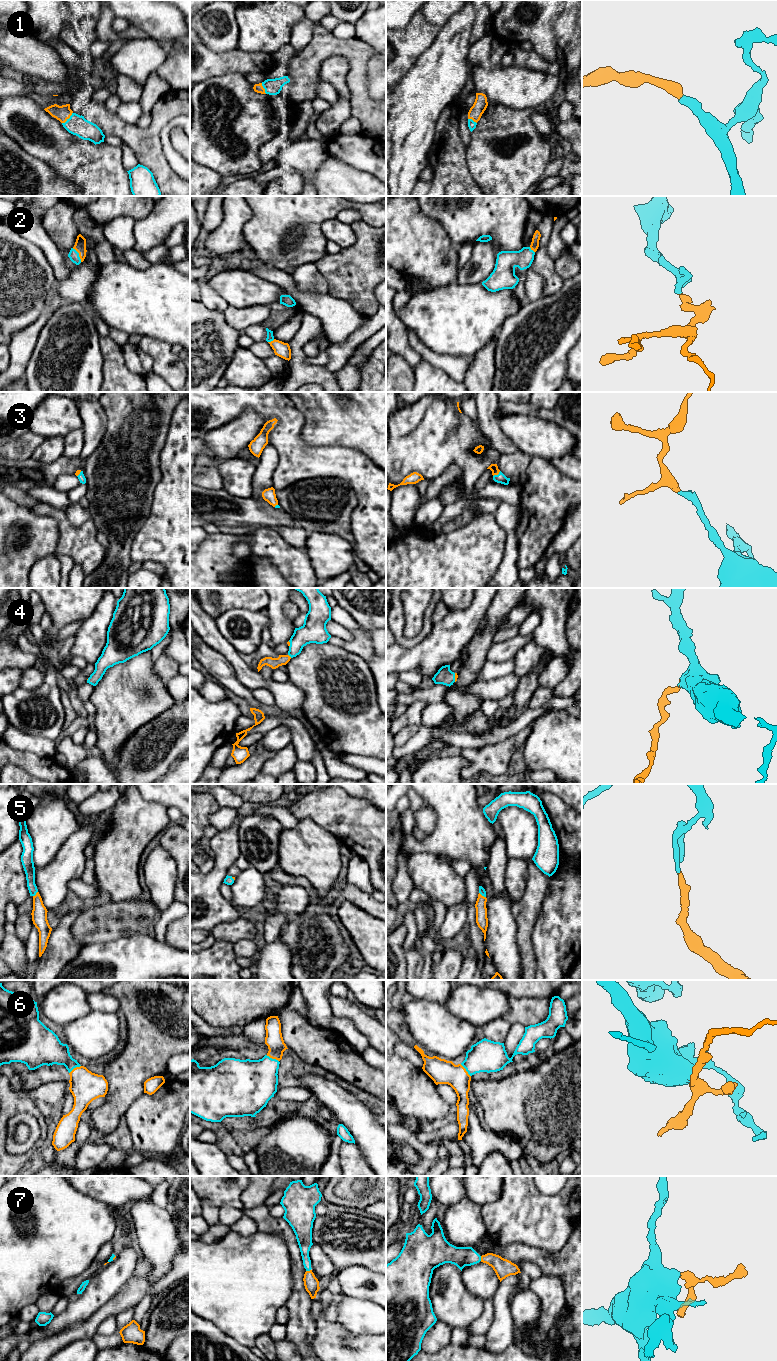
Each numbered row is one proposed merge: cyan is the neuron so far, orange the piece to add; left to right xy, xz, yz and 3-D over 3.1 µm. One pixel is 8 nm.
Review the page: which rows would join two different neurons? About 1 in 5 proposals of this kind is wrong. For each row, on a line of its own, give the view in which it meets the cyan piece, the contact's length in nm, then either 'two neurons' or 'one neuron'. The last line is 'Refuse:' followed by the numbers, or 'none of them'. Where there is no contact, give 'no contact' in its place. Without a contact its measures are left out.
1: meets cyan in xy; contact 130 nm long; one neuron
2: meets cyan in xy; contact 130 nm long; one neuron
3: meets cyan in yz; contact 80 nm long; one neuron
4: meets cyan in xz; contact 40 nm long; one neuron
5: meets cyan in xy; contact 60 nm long; one neuron
6: meets cyan in xz; contact 120 nm long; one neuron
7: meets cyan in xz; contact 40 nm long; one neuron
Refuse: none of them

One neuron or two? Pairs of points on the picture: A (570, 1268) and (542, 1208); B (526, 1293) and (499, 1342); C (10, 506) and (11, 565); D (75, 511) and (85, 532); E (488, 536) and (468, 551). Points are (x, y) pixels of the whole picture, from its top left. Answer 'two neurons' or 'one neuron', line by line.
A: two neurons
B: two neurons
C: one neuron
D: two neurons
E: one neuron

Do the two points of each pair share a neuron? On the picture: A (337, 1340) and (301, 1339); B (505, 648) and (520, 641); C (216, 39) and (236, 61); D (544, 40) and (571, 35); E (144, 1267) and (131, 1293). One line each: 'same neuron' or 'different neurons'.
A: different neurons
B: same neuron
C: different neurons
D: different neurons
E: same neuron

